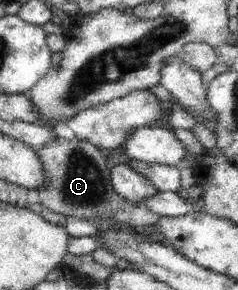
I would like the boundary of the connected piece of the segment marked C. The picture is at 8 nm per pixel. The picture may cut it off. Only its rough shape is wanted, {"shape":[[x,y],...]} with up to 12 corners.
{"shape":[[77,137],[37,151],[42,207],[88,220],[161,218],[114,191],[100,149]]}

